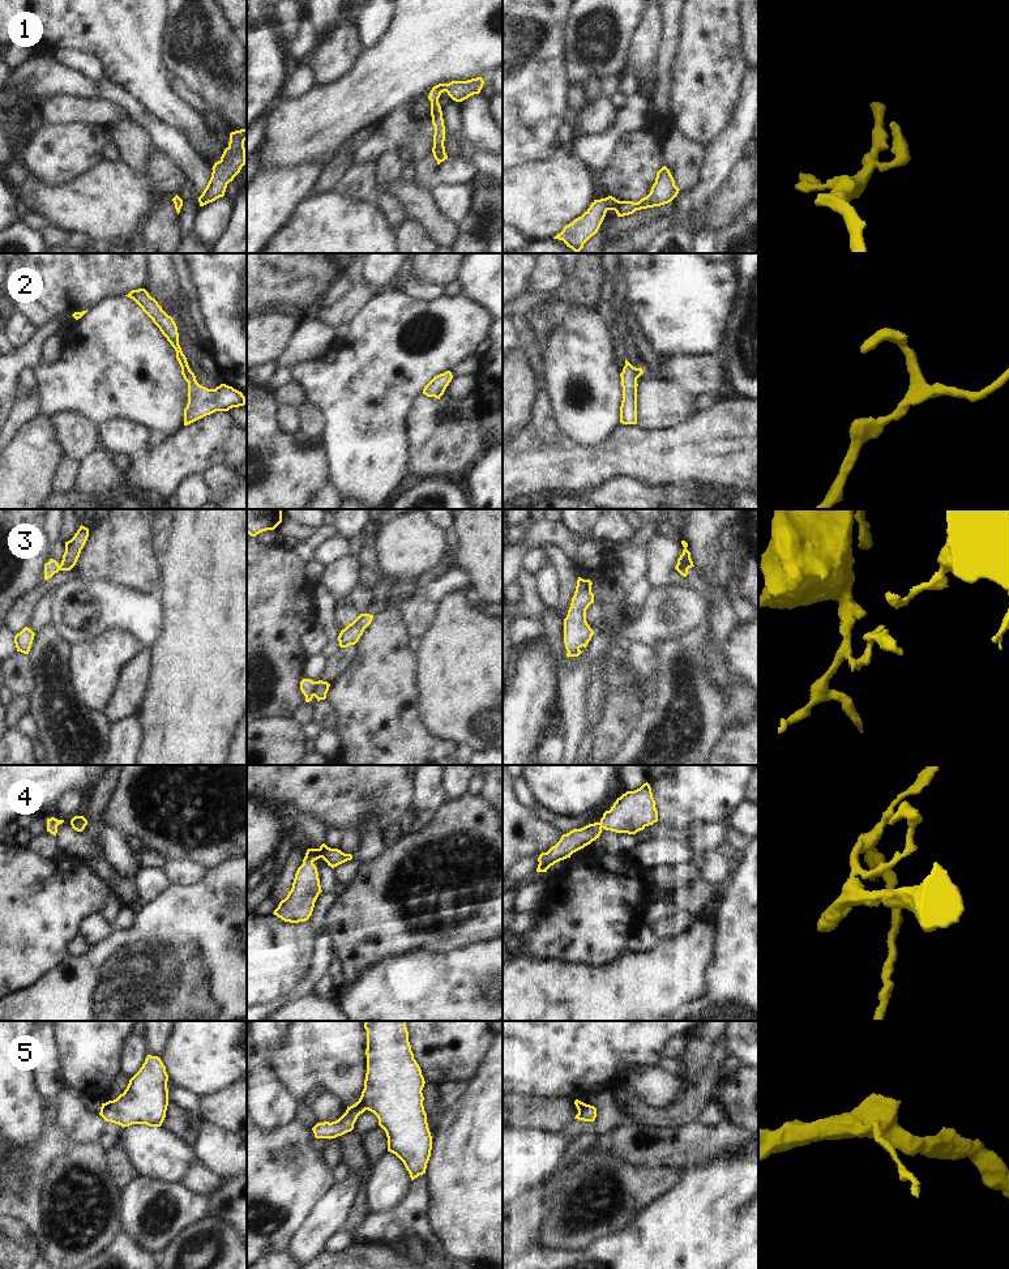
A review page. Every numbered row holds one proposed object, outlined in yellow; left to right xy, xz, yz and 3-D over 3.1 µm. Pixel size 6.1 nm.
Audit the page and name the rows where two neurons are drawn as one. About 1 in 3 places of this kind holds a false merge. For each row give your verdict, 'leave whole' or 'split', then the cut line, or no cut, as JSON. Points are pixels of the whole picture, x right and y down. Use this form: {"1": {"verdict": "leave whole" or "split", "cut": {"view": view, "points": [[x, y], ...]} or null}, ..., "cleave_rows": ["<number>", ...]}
{"1": {"verdict": "leave whole", "cut": null}, "2": {"verdict": "leave whole", "cut": null}, "3": {"verdict": "split", "cut": {"view": "xz", "points": [[316, 682], [313, 695]]}}, "4": {"verdict": "leave whole", "cut": null}, "5": {"verdict": "leave whole", "cut": null}, "cleave_rows": ["3"]}

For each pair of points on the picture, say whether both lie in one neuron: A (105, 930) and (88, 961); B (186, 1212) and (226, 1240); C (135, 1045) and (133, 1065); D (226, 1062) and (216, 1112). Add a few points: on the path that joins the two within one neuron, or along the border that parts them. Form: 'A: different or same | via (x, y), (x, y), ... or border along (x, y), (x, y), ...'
A: different | border along (115, 928), (90, 947)
B: different | border along (208, 1214), (186, 1227), (172, 1239)
C: same | via (135, 1050), (133, 1060)
D: different | border along (232, 1084), (200, 1098)

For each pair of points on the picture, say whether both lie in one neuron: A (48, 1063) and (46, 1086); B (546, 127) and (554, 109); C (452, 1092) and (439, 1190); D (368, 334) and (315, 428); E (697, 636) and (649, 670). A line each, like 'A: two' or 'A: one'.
A: one
B: one
C: two
D: two
E: two

